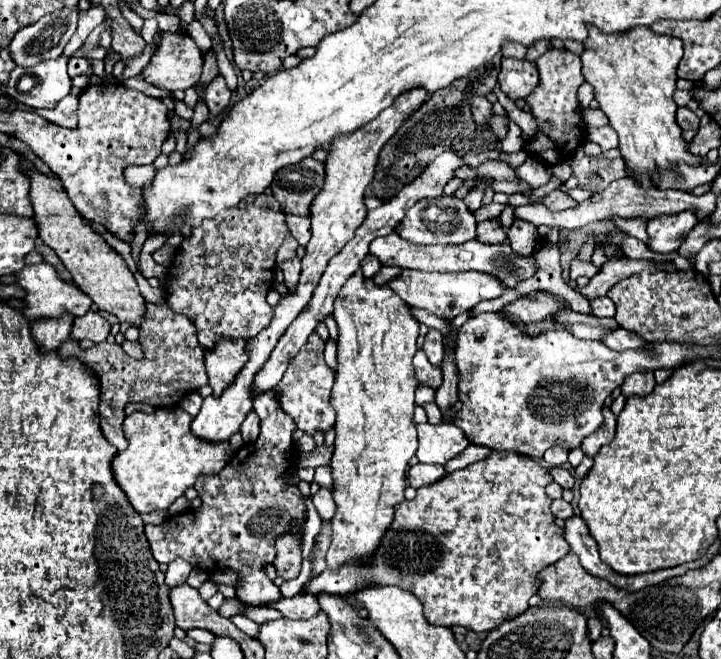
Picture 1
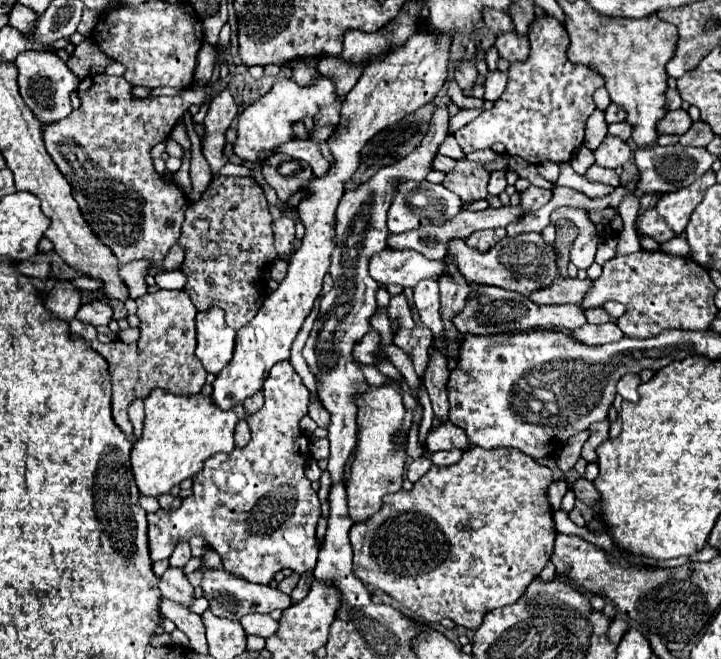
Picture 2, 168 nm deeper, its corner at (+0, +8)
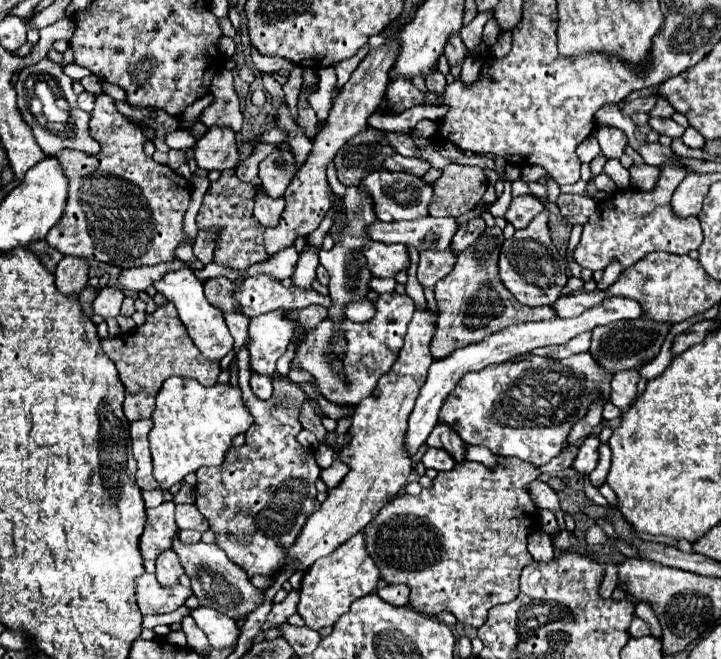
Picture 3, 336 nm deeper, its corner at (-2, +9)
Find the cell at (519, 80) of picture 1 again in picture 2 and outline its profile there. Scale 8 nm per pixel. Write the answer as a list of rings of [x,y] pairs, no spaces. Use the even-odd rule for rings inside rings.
[[[502,34],[496,40],[496,48],[502,60],[506,62],[524,62],[530,54],[530,42],[526,40],[526,36],[518,36],[514,34]]]

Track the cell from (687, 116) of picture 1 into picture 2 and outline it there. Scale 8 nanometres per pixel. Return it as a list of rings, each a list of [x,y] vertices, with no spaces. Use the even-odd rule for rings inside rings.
[[[678,108],[674,112],[668,112],[658,124],[660,134],[684,134],[690,126],[692,126],[692,118],[682,108]]]

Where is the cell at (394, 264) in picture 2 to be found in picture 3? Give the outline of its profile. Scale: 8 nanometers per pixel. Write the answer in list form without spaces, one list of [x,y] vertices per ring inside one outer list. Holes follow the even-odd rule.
[[[378,241],[366,243],[366,261],[374,277],[394,277],[400,269],[410,265],[408,249],[404,245],[386,245]]]

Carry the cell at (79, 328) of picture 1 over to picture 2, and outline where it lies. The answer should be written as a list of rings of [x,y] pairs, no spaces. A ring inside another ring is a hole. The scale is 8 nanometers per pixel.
[[[94,300],[94,302],[88,302],[88,304],[84,304],[80,310],[78,310],[78,314],[76,314],[76,318],[80,318],[84,324],[92,324],[92,326],[108,326],[108,322],[110,322],[110,318],[112,318],[112,308],[108,306],[108,302],[106,300]]]

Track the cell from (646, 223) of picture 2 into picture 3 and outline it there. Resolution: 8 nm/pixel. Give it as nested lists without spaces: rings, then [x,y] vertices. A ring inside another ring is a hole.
[[[664,165],[660,167],[660,175],[652,191],[616,191],[608,203],[598,203],[596,213],[586,221],[580,243],[572,253],[574,261],[590,271],[604,271],[608,263],[618,261],[620,271],[624,271],[652,251],[686,255],[692,249],[698,249],[704,239],[700,221],[694,215],[678,217],[670,207],[670,199],[686,175],[688,171],[684,167]]]

